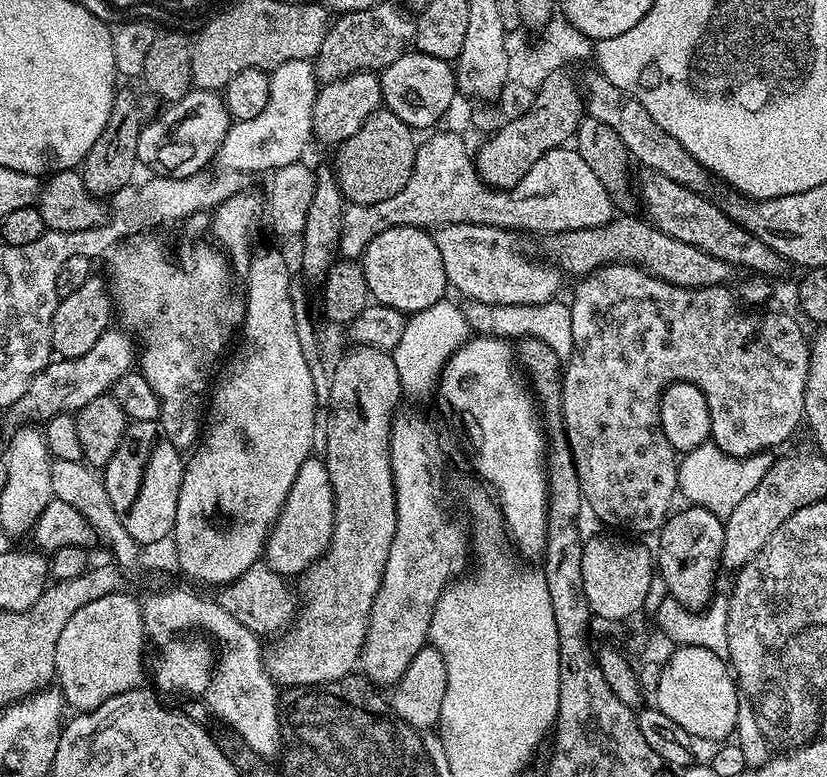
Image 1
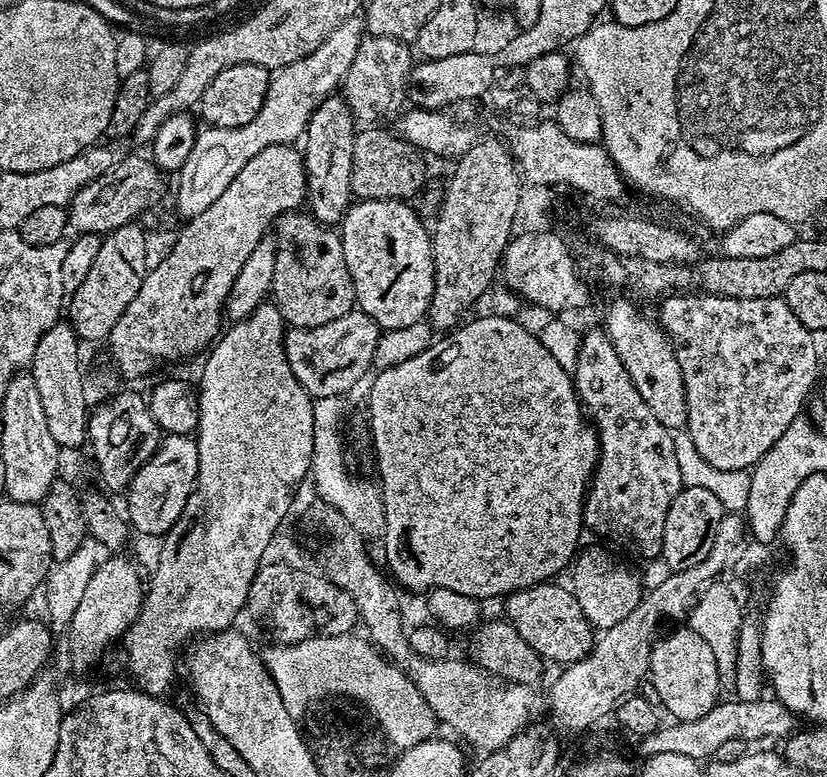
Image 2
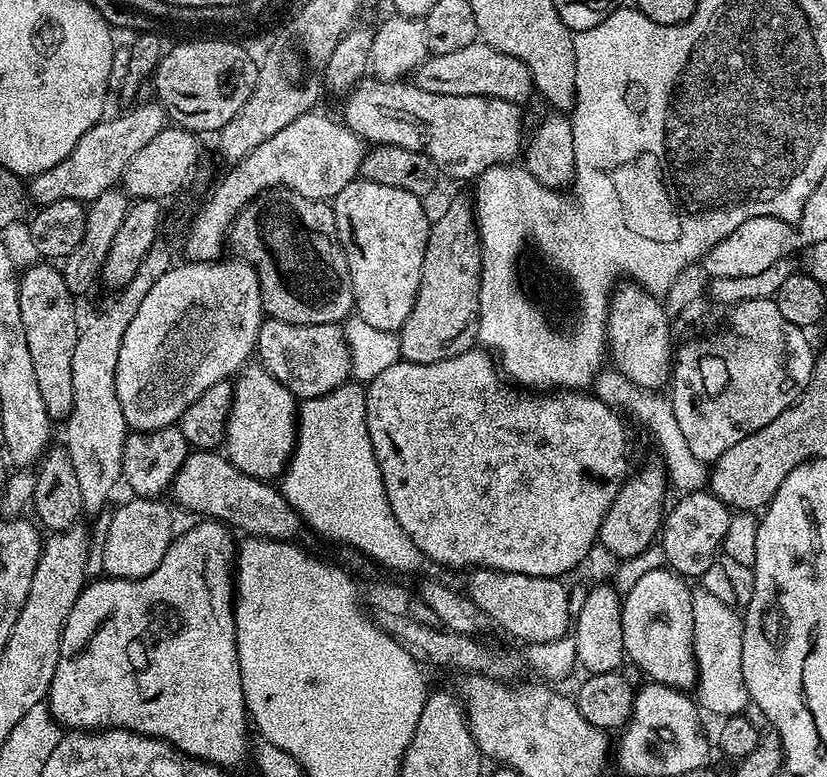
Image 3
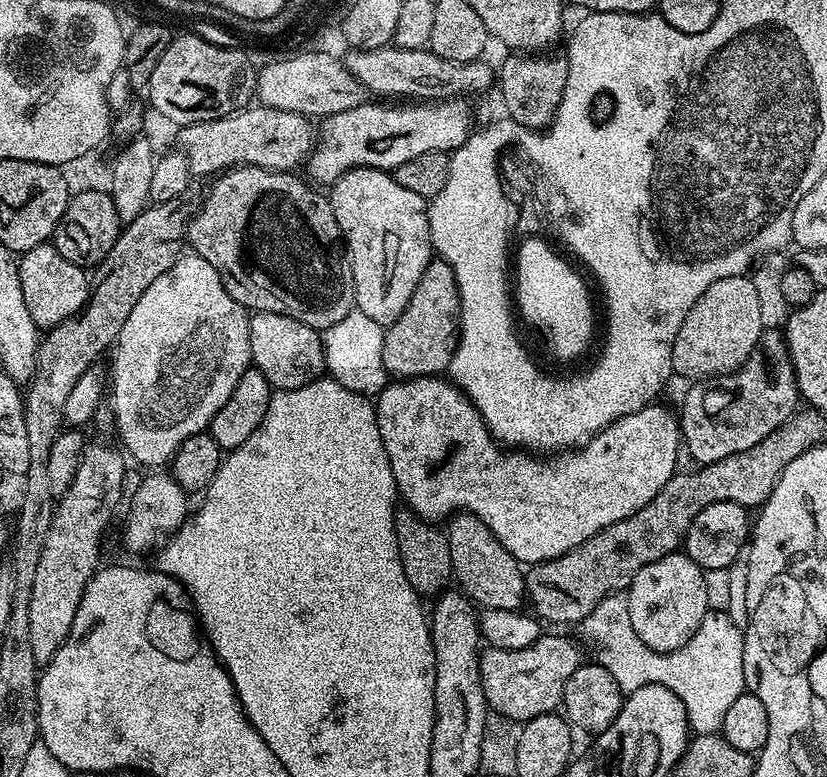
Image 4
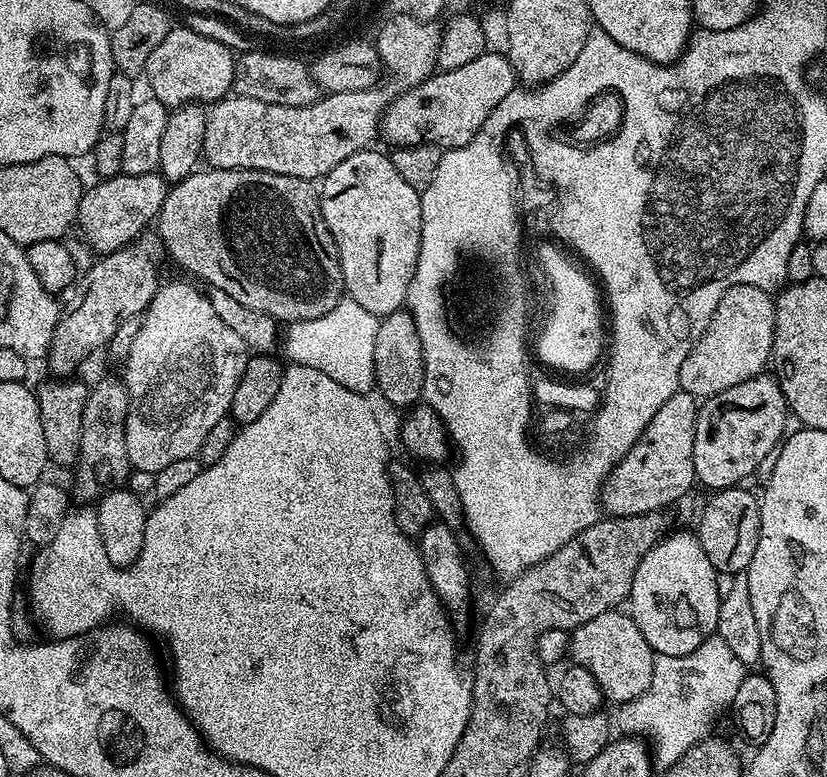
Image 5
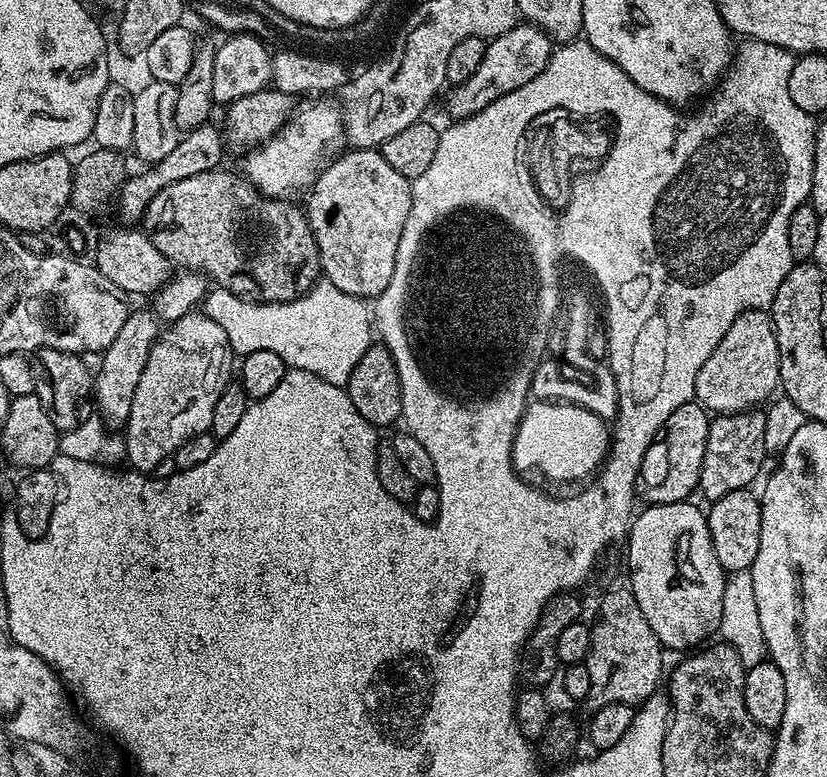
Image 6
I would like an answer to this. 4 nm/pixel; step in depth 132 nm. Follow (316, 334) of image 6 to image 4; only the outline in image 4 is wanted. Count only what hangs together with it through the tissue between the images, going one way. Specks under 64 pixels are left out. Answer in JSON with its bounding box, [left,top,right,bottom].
[323,310,390,398]

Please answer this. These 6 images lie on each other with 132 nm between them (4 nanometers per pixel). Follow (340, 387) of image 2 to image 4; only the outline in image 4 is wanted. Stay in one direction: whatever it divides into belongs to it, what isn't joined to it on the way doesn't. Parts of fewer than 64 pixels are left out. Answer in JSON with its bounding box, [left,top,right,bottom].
[248,312,325,390]

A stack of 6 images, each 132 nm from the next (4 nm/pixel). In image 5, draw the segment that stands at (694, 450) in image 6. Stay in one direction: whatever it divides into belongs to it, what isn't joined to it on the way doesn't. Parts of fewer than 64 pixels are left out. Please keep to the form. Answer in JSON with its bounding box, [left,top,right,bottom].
[600,391,697,516]

